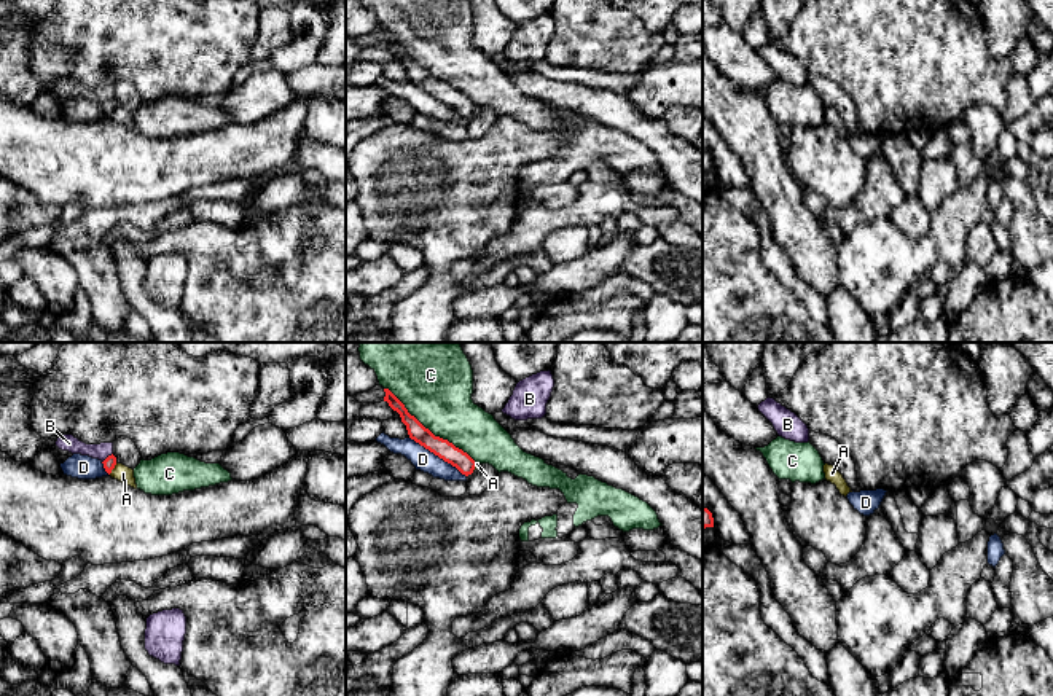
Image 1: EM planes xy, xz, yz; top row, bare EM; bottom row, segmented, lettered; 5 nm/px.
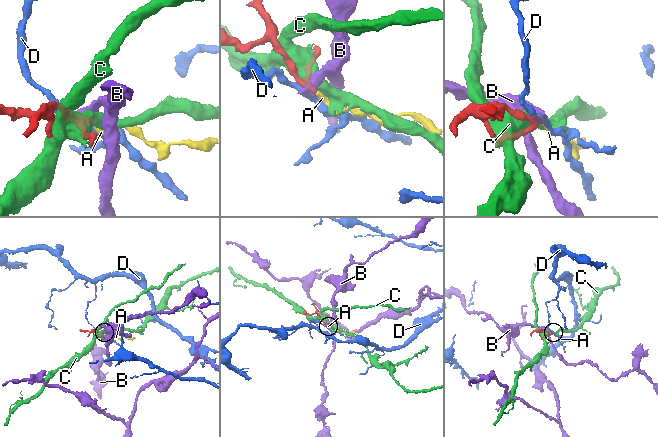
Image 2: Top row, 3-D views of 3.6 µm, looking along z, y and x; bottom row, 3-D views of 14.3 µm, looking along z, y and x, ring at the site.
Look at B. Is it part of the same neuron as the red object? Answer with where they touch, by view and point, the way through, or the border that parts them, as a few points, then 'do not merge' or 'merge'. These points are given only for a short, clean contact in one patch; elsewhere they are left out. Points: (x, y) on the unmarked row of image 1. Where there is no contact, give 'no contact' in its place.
xy (107, 101) | along xy (112, 96), (102, 105) | do not merge

